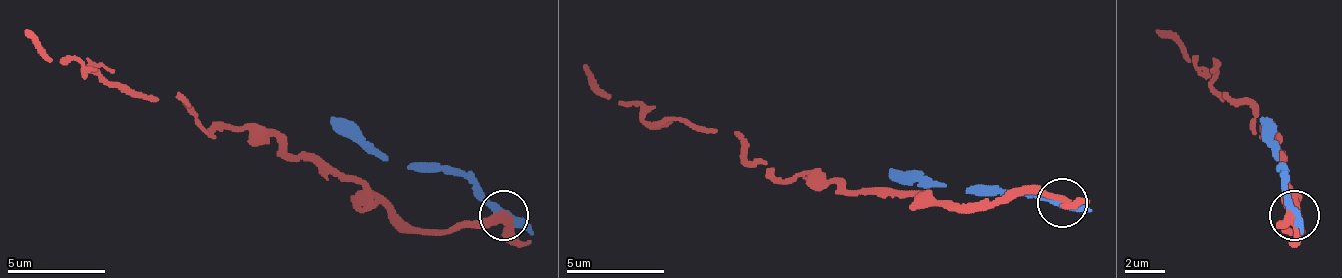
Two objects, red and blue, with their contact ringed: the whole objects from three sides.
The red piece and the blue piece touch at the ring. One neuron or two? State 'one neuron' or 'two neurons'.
two neurons

